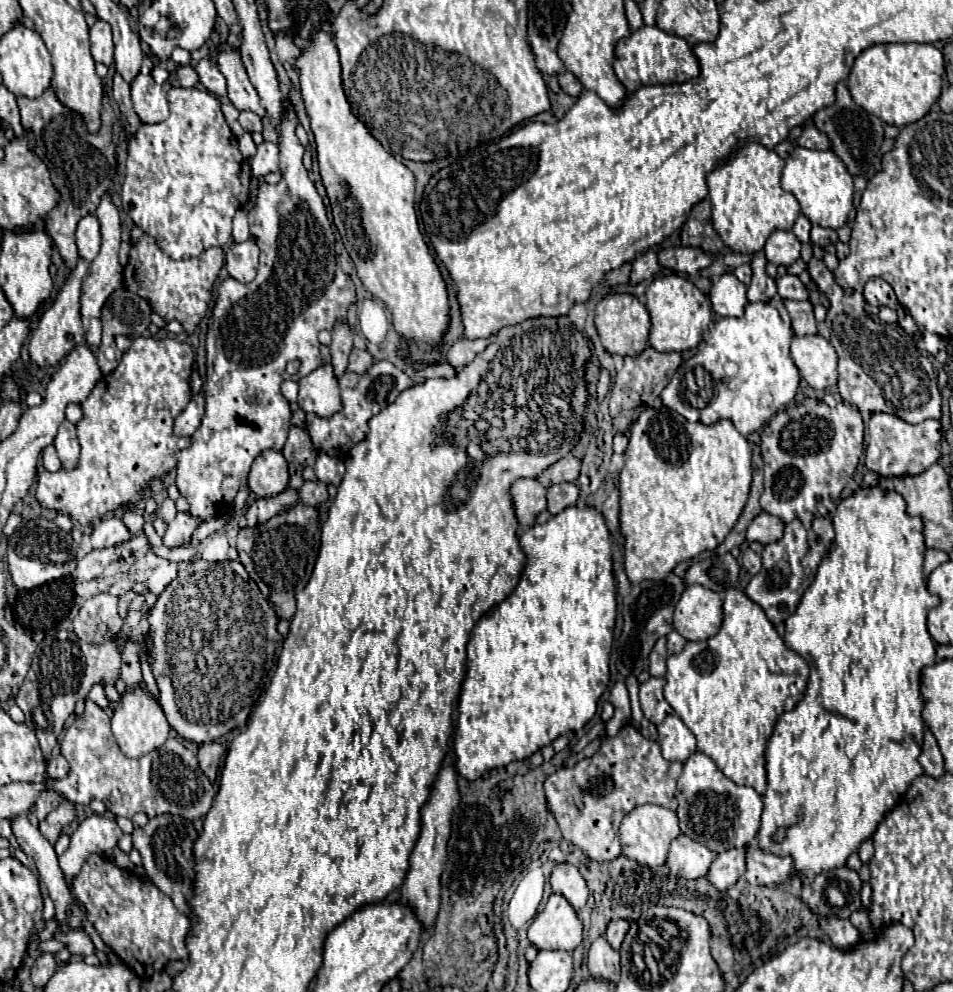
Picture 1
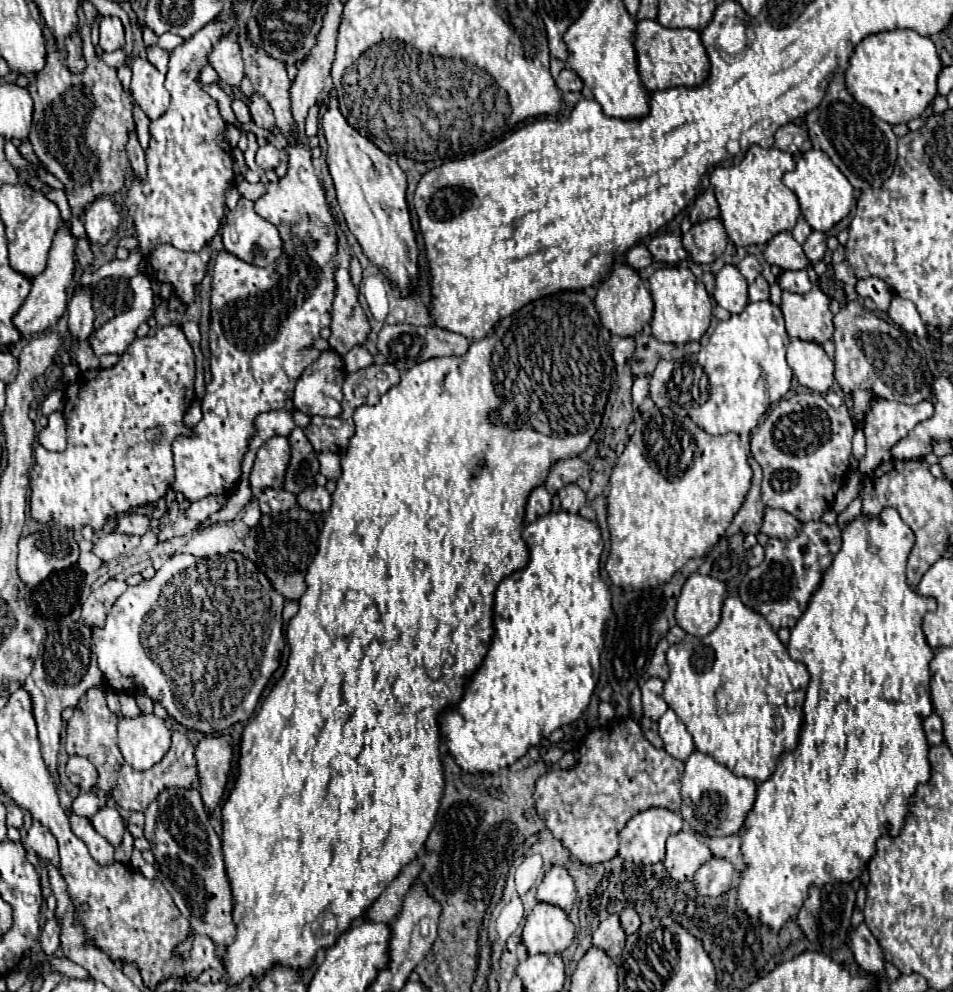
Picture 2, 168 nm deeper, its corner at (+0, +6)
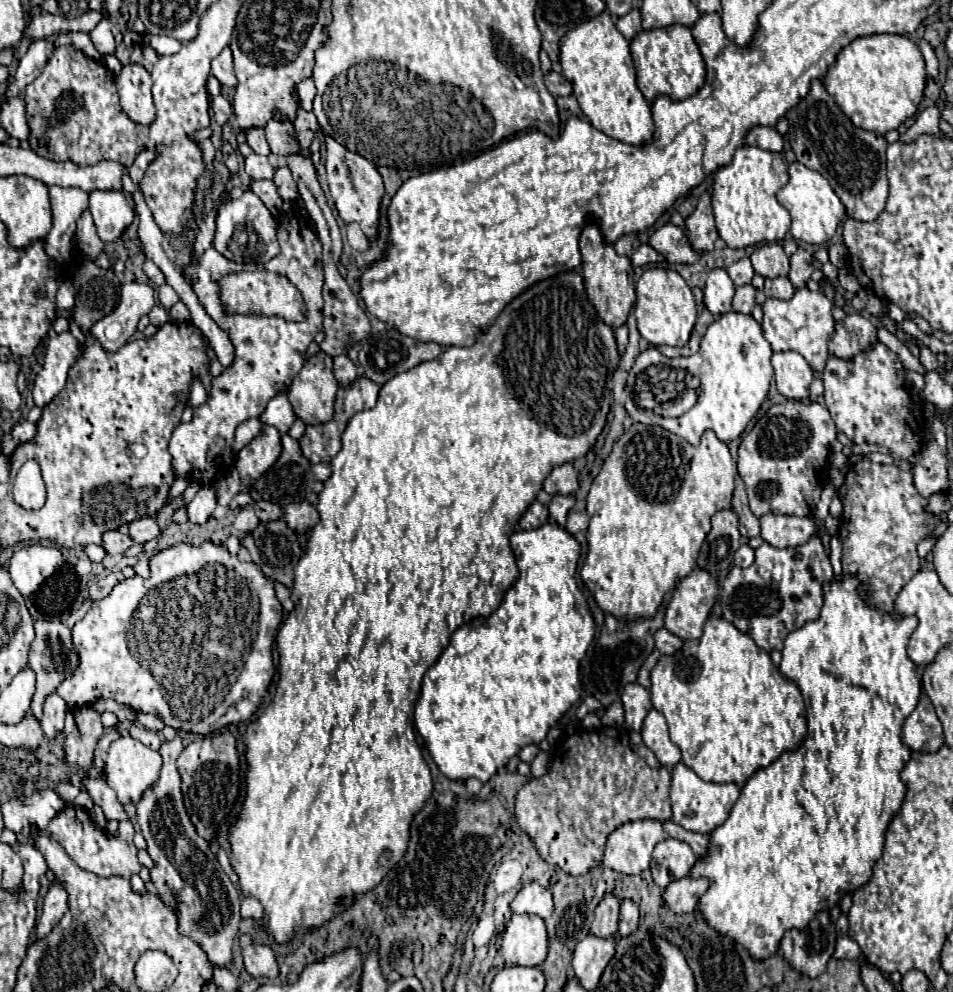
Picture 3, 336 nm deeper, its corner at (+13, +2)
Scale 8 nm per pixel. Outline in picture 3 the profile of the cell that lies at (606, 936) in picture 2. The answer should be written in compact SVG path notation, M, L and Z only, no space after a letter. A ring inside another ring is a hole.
M605 894L603 900L593 910L591 932L595 936L617 936L621 900L615 894Z

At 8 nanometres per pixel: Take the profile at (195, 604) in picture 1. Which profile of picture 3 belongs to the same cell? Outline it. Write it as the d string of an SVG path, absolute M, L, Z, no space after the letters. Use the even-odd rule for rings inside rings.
M211 540L203 542L201 546L193 546L193 544L177 544L171 546L167 550L157 552L151 558L151 576L149 578L141 578L141 576L131 576L123 582L119 582L109 596L95 600L93 606L89 608L89 612L73 626L73 646L75 652L79 656L79 666L77 670L67 676L59 686L57 686L57 694L67 702L69 708L83 708L83 706L91 706L101 698L111 698L123 706L133 708L135 712L147 712L153 714L157 718L161 718L167 726L173 726L175 730L185 730L185 732L193 732L193 734L213 734L219 732L221 728L229 726L229 724L239 724L249 720L257 708L261 706L263 698L269 692L269 686L273 682L275 676L275 666L273 666L273 642L279 630L279 624L283 622L283 606L279 604L279 600L275 598L275 590L273 590L273 580L269 580L255 562L241 562L237 556L229 554L227 548L223 544L215 544ZM157 652L157 656L161 656L161 660L157 660L157 664L153 666L151 660L147 660L149 656L155 658L153 654ZM189 666L189 684L185 682L185 672Z

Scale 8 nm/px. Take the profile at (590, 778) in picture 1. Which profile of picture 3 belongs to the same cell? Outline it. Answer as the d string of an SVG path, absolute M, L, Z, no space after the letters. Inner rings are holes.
M603 726L595 734L589 734L587 730L579 730L567 740L559 742L559 746L553 750L549 772L541 778L531 778L517 792L515 820L519 828L525 834L529 834L539 856L547 864L559 866L563 872L571 876L581 876L601 864L605 840L621 824L631 820L641 820L641 818L653 818L659 822L665 822L671 818L669 786L671 786L669 770L665 766L659 770L649 768L645 760L631 750L627 730L609 728L609 726Z

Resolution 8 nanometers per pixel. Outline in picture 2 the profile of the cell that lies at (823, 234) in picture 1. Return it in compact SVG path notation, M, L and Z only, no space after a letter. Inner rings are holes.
M812 230L810 236L806 238L806 242L802 244L802 248L804 248L810 262L822 260L822 256L826 252L826 234L818 232L818 230Z

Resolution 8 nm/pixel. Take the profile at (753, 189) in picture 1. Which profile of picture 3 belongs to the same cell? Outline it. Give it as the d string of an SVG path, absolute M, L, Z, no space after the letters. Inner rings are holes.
M741 146L733 154L731 164L715 174L713 210L717 232L729 248L747 248L759 242L779 242L791 226L789 212L777 202L775 194L789 180L787 164L781 154L761 150L757 146Z

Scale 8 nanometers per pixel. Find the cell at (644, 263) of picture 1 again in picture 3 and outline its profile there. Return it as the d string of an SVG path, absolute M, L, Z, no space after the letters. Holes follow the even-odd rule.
M665 224L653 232L649 244L667 260L667 262L683 262L693 264L701 258L701 254L689 244L687 232L683 226Z

